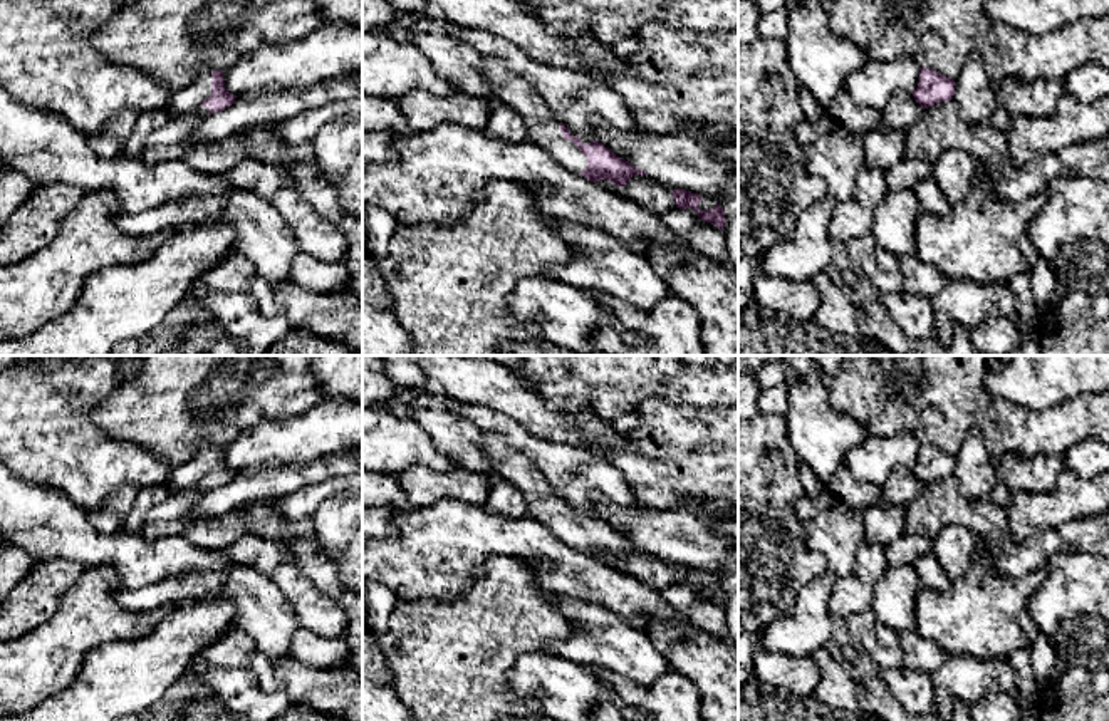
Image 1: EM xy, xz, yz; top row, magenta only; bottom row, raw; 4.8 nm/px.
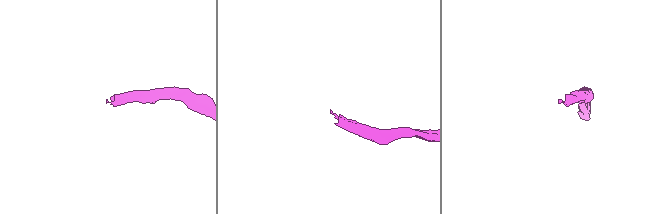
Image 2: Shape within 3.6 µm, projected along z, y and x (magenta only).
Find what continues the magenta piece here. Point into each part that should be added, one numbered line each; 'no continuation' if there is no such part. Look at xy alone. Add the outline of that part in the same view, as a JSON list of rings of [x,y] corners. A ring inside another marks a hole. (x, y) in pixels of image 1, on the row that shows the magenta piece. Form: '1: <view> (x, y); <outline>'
1: xy (187, 101); [[[203,72],[188,87],[173,92],[171,102],[166,107],[168,116],[191,114],[198,119],[210,116],[210,109],[203,107],[203,101],[211,96],[211,72]]]

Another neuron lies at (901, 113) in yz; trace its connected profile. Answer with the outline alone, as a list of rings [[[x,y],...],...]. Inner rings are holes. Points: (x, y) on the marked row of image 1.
[[[896,94],[884,109],[881,109],[881,126],[888,131],[906,132],[924,114],[924,109],[914,101],[913,94]]]

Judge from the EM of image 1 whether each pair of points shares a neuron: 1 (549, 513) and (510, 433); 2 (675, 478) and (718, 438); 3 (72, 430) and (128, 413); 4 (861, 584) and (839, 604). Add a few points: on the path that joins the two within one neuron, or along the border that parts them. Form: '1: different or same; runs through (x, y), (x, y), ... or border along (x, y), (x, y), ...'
1: different; border along (487, 431), (502, 435), (547, 482)
2: same; runs through (688, 477), (713, 451)
3: different; border along (113, 388), (91, 420), (128, 443)
4: same; runs through (856, 589), (844, 601)

